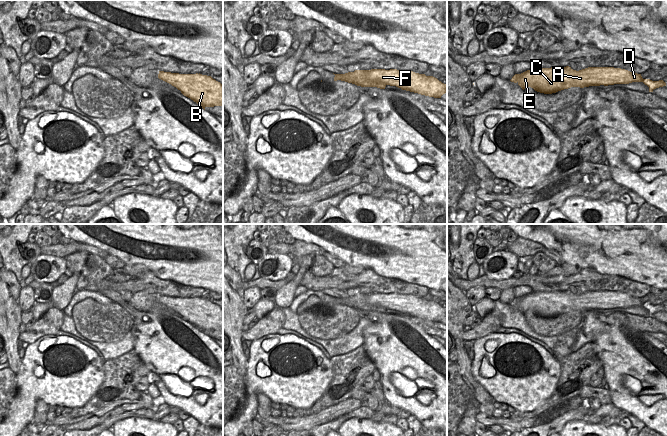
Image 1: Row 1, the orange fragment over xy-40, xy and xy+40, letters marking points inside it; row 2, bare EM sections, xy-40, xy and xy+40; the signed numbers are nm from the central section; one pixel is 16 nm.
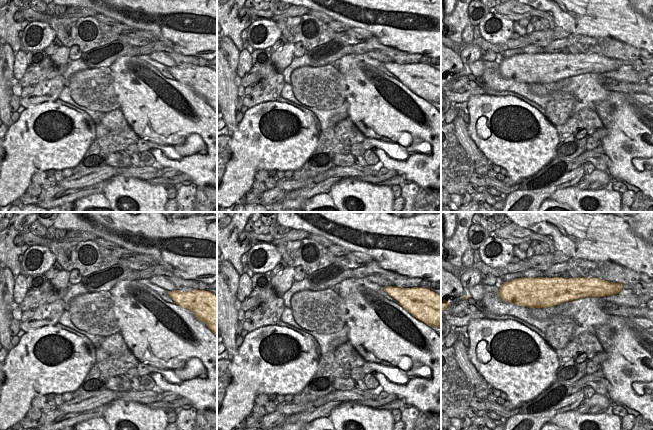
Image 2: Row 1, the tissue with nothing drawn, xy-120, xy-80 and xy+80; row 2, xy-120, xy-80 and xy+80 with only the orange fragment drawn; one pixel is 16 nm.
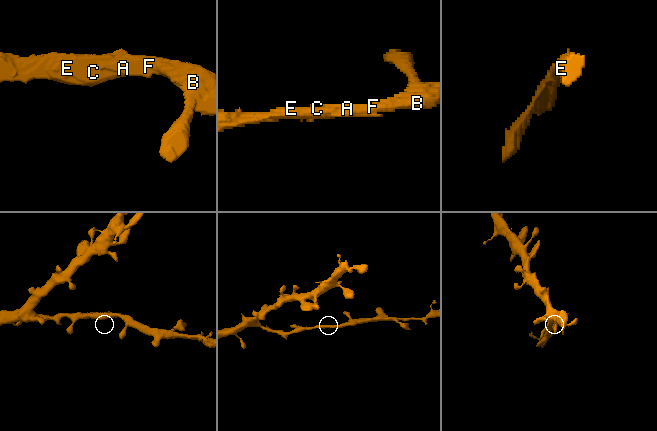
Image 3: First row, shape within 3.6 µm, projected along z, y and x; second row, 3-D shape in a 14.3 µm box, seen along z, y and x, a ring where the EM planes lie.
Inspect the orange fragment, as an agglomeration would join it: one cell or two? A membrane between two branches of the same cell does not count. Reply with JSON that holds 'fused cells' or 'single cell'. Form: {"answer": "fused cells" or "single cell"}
{"answer": "single cell"}

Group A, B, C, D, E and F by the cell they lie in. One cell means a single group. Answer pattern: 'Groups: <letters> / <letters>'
Groups: A B C D E F

